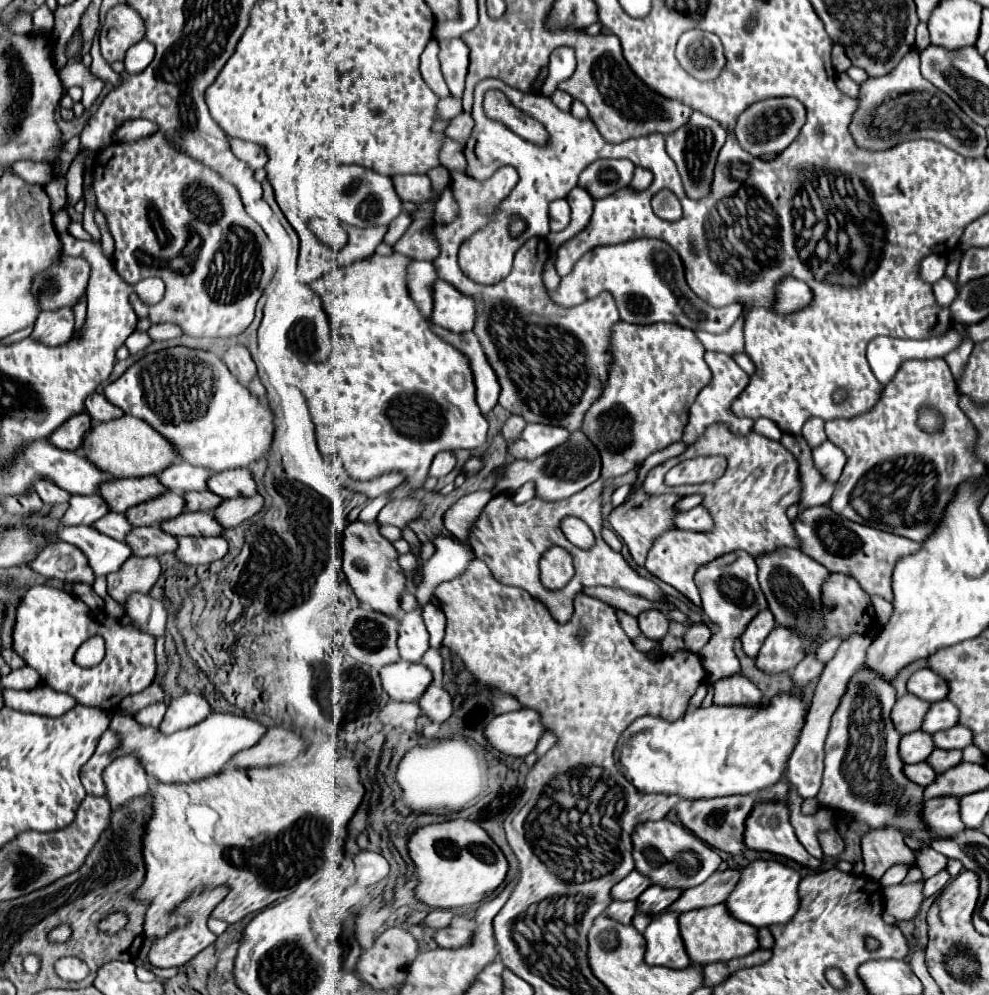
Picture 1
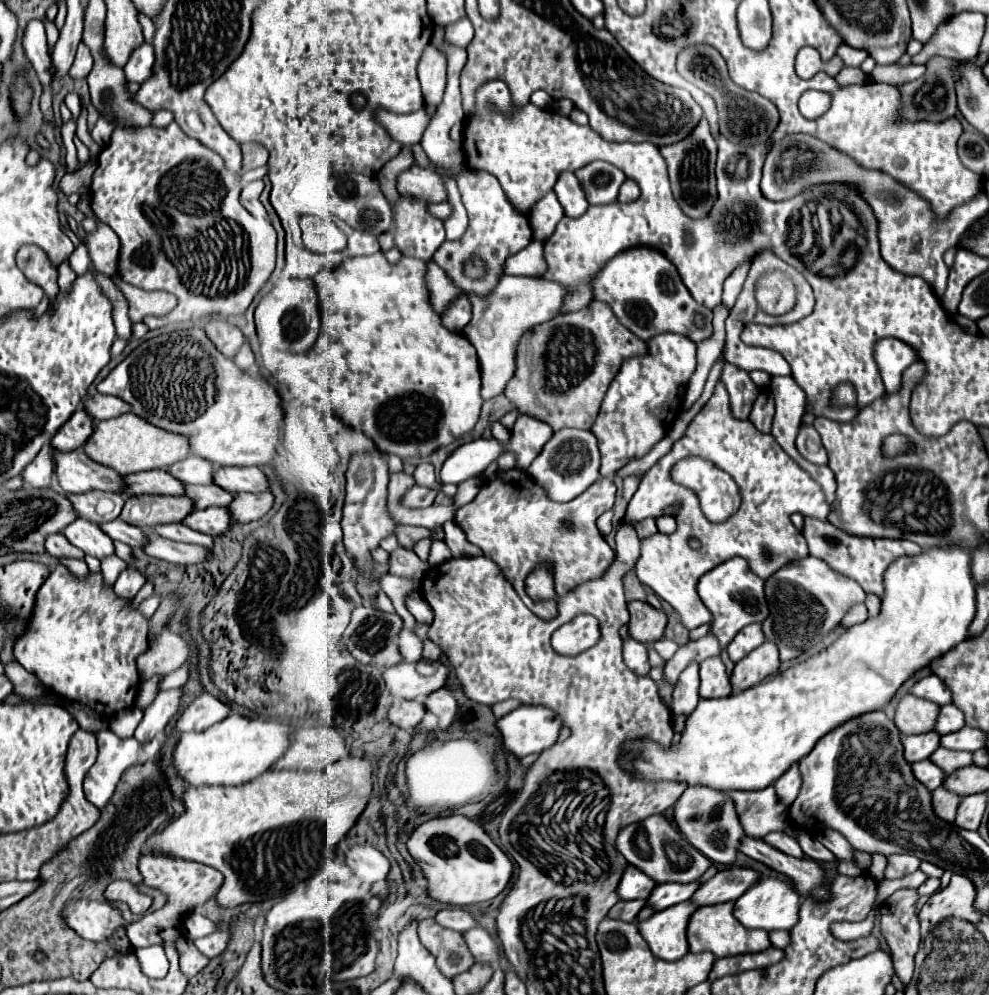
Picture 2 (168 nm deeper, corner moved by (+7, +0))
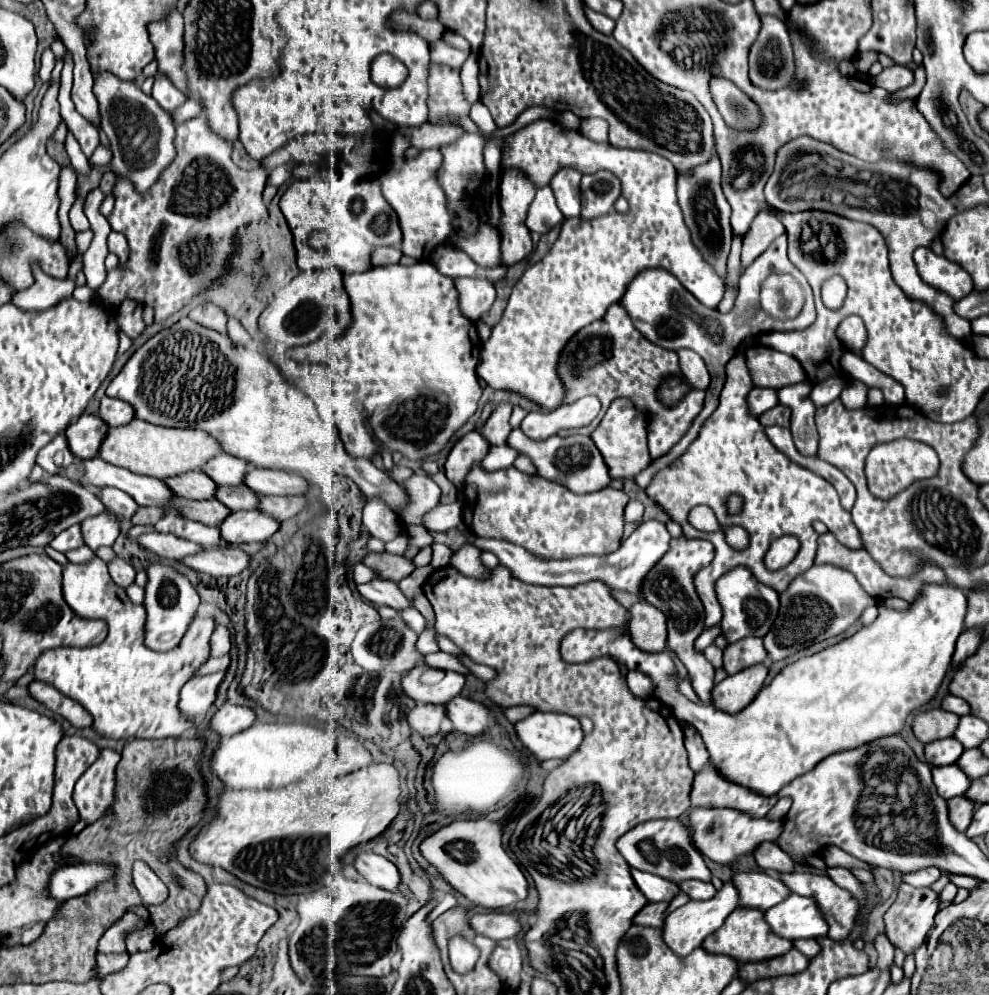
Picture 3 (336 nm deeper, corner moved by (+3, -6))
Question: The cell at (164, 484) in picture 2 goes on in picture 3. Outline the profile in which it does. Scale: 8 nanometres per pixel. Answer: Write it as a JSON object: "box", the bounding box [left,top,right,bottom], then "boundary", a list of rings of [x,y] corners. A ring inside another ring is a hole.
{"box":[164,471,216,499],"boundary":[[[188,471],[176,477],[164,479],[166,487],[176,497],[186,497],[186,499],[210,499],[216,491],[214,481],[208,475],[202,475],[200,471]]]}

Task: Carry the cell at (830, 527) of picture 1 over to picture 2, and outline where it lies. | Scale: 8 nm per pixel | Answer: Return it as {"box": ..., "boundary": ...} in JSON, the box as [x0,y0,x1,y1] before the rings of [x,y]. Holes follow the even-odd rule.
{"box":[802,517,922,595],"boundary":[[[806,517],[802,533],[804,533],[806,541],[808,541],[810,555],[814,555],[818,559],[824,559],[836,571],[856,579],[866,593],[876,593],[876,595],[884,593],[884,573],[886,573],[888,565],[894,559],[898,559],[898,557],[914,557],[914,555],[922,553],[922,547],[914,545],[912,541],[852,537],[852,535],[848,535],[846,531],[842,531],[842,529],[838,529],[834,525],[818,521],[818,519],[812,519],[812,517]]]}

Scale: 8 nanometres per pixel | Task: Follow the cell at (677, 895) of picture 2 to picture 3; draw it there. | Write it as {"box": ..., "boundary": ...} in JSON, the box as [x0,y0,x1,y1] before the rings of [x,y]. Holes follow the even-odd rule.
{"box":[680,881,716,901],"boundary":[[[686,881],[686,883],[680,883],[680,891],[684,891],[692,901],[706,901],[706,899],[716,895],[714,885],[712,883],[704,883],[704,881]]]}

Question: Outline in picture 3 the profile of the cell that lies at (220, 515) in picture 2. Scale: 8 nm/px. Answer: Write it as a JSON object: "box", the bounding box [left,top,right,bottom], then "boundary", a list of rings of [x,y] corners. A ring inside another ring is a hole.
{"box":[220,509,278,545],"boundary":[[[258,509],[234,511],[220,525],[220,539],[230,545],[242,545],[242,543],[266,541],[276,531],[278,521],[260,513]]]}

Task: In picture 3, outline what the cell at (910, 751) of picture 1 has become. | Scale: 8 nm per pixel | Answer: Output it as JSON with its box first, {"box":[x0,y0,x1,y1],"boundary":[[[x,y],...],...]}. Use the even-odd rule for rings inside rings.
{"box":[924,739,964,765],"boundary":[[[938,739],[934,743],[924,745],[924,757],[930,765],[952,765],[960,755],[964,747],[954,739]]]}

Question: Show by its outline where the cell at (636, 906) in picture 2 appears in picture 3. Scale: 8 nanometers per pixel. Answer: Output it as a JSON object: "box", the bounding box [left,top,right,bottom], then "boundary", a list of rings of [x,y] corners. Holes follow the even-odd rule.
{"box":[634,903,666,927],"boundary":[[[648,903],[648,907],[642,907],[638,915],[634,917],[634,925],[642,927],[662,927],[664,917],[666,917],[666,903]]]}

